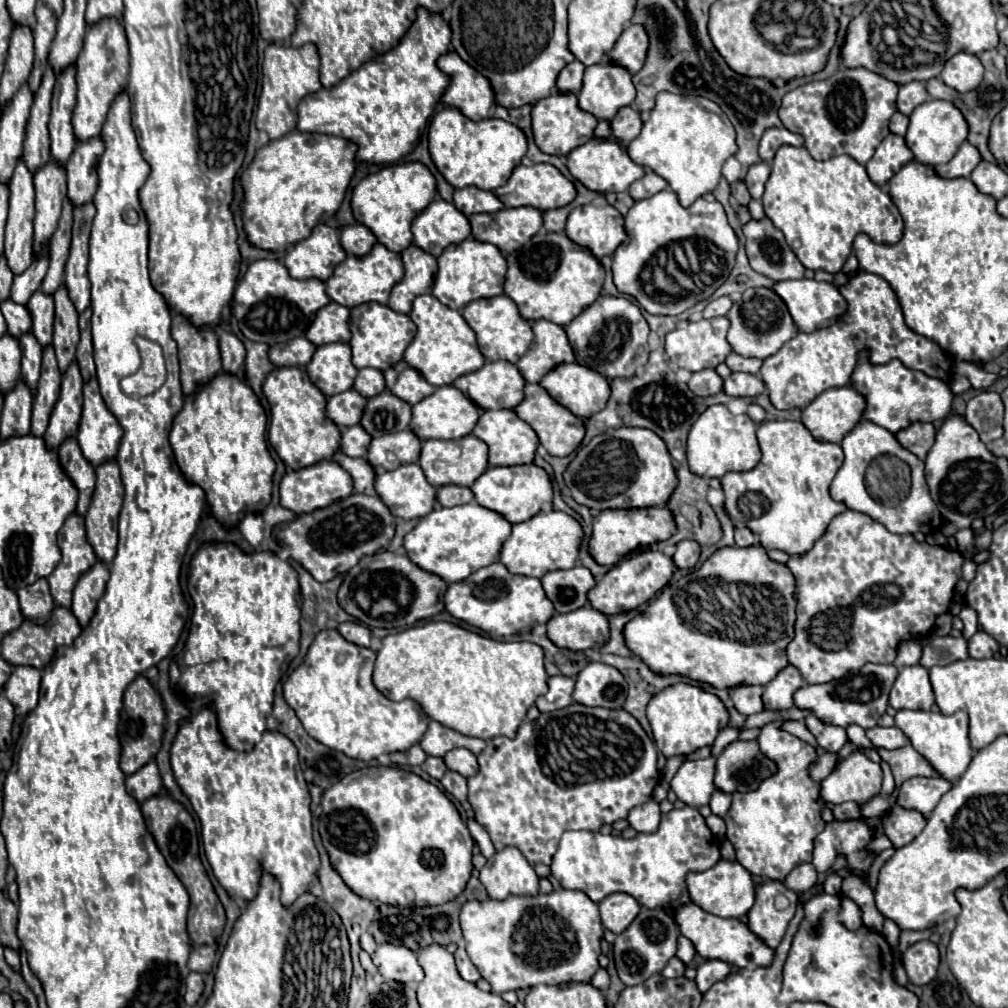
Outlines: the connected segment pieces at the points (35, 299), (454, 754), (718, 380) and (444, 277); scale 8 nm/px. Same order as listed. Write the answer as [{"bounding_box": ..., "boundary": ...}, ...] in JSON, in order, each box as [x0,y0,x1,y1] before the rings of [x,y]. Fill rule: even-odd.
[{"bounding_box":[28,291,54,347],"boundary":[[[36,291],[36,295],[32,295],[32,299],[28,301],[28,309],[32,313],[32,333],[44,347],[52,341],[52,327],[54,327],[52,295]]]},{"bounding_box":[444,749,478,777],"boundary":[[[452,749],[444,755],[444,763],[448,769],[464,775],[464,777],[472,777],[478,771],[478,763],[476,763],[476,755],[470,753],[468,749]]]},{"bounding_box":[688,369,722,397],"boundary":[[[704,369],[692,375],[692,379],[688,381],[688,387],[700,395],[700,397],[708,397],[708,395],[716,395],[722,391],[722,377],[714,371],[714,369]]]},{"bounding_box":[432,237,508,311],"boundary":[[[470,237],[458,245],[448,245],[438,257],[438,275],[434,281],[432,295],[440,299],[440,303],[444,303],[446,307],[462,311],[474,299],[502,295],[506,267],[508,265],[504,255],[492,243],[480,243]]]}]

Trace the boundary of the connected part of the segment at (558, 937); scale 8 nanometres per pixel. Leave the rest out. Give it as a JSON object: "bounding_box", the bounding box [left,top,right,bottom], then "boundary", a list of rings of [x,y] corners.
{"bounding_box":[460,889,602,993],"boundary":[[[560,889],[550,895],[508,897],[504,901],[468,901],[460,911],[466,951],[494,993],[528,989],[534,985],[560,985],[568,981],[590,983],[596,973],[602,921],[598,905],[582,891]]]}

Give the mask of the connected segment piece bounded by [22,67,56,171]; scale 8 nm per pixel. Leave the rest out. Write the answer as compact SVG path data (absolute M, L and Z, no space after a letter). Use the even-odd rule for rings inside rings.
M46 67L42 83L34 93L34 103L30 109L30 119L26 125L26 141L24 141L24 163L30 171L40 169L48 159L48 119L50 119L50 99L56 83L56 75L52 75L52 67Z

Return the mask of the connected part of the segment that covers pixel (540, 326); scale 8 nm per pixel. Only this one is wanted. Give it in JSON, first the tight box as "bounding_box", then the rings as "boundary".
{"bounding_box":[516,319,574,383],"boundary":[[[538,319],[532,323],[534,341],[528,353],[516,363],[522,377],[528,383],[540,383],[540,379],[552,371],[556,365],[572,363],[574,351],[568,343],[564,327],[550,323],[546,319]]]}

